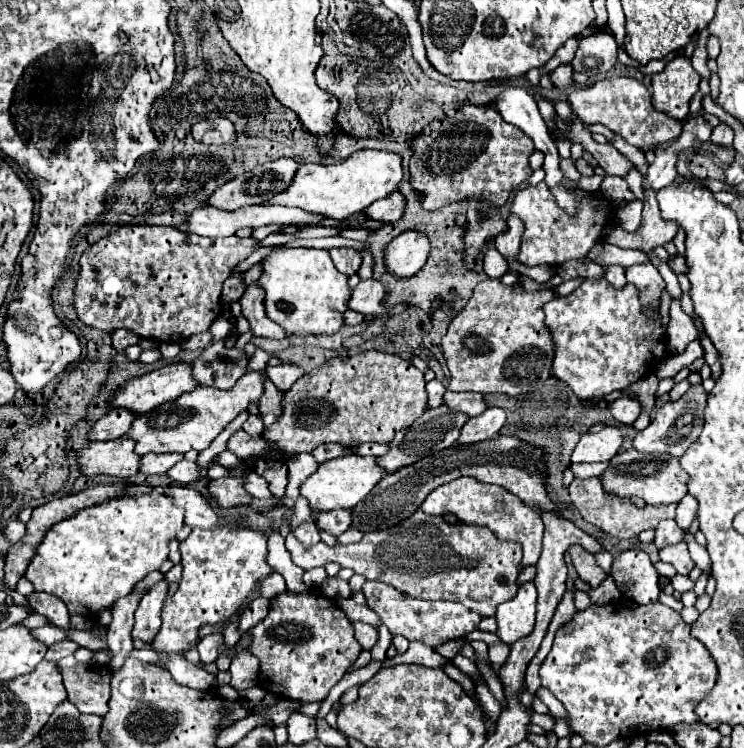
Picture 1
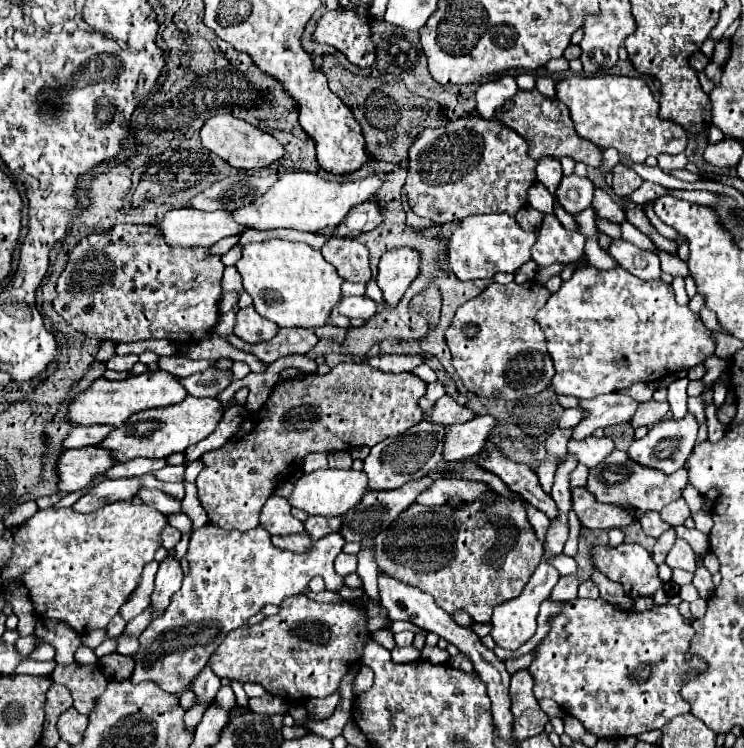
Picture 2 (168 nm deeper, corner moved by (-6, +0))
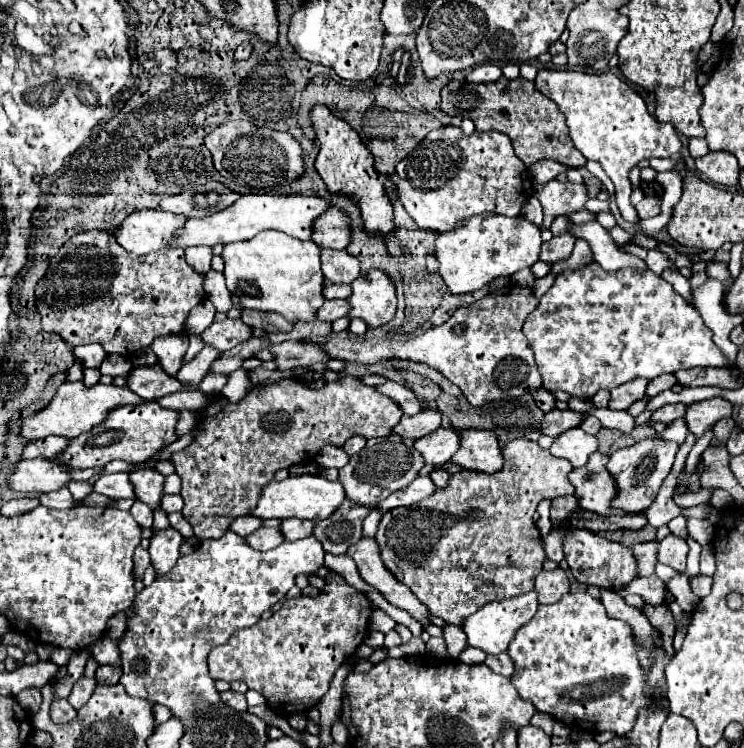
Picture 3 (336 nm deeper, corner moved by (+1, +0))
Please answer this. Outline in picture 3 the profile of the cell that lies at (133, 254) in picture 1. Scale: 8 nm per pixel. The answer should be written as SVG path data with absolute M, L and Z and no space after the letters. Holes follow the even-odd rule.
M85 230L67 240L57 256L51 258L45 278L35 288L37 310L43 318L43 330L59 334L67 344L81 346L97 342L111 354L131 356L131 352L151 346L157 336L183 334L185 320L203 298L203 274L195 272L183 256L181 248L169 248L169 252L135 256L125 252L117 244L115 232Z

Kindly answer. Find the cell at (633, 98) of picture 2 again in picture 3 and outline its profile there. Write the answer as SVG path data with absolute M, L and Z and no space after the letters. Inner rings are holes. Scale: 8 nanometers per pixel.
M541 68L535 86L547 98L551 98L567 118L569 136L575 148L587 158L603 166L605 174L615 184L615 200L621 216L627 222L637 222L637 210L631 206L631 184L629 170L643 158L673 158L681 152L681 140L675 128L667 122L655 120L647 112L645 100L627 82L617 78L613 72L583 74L561 68Z

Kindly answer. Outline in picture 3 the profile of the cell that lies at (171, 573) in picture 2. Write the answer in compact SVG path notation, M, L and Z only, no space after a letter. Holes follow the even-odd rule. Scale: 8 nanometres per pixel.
M169 528L169 530L155 530L155 536L151 538L149 554L151 554L151 564L157 572L157 576L167 574L175 562L179 560L179 546L181 546L183 536Z

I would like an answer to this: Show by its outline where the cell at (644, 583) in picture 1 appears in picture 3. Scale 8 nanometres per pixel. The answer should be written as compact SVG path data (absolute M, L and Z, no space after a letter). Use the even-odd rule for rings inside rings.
M577 530L569 540L563 544L565 550L565 560L573 572L573 576L581 584L593 584L597 588L607 588L611 592L623 590L631 580L639 576L639 566L633 556L633 550L629 546L623 546L619 542L611 542L599 534L593 534L591 530Z

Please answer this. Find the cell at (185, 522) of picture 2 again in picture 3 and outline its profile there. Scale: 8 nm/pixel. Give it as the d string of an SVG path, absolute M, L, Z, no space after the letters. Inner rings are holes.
M155 468L149 470L135 470L129 474L133 480L133 486L137 488L137 500L145 502L147 506L151 506L153 510L159 508L161 504L161 496L163 496L163 482L165 476L161 472L157 472Z

